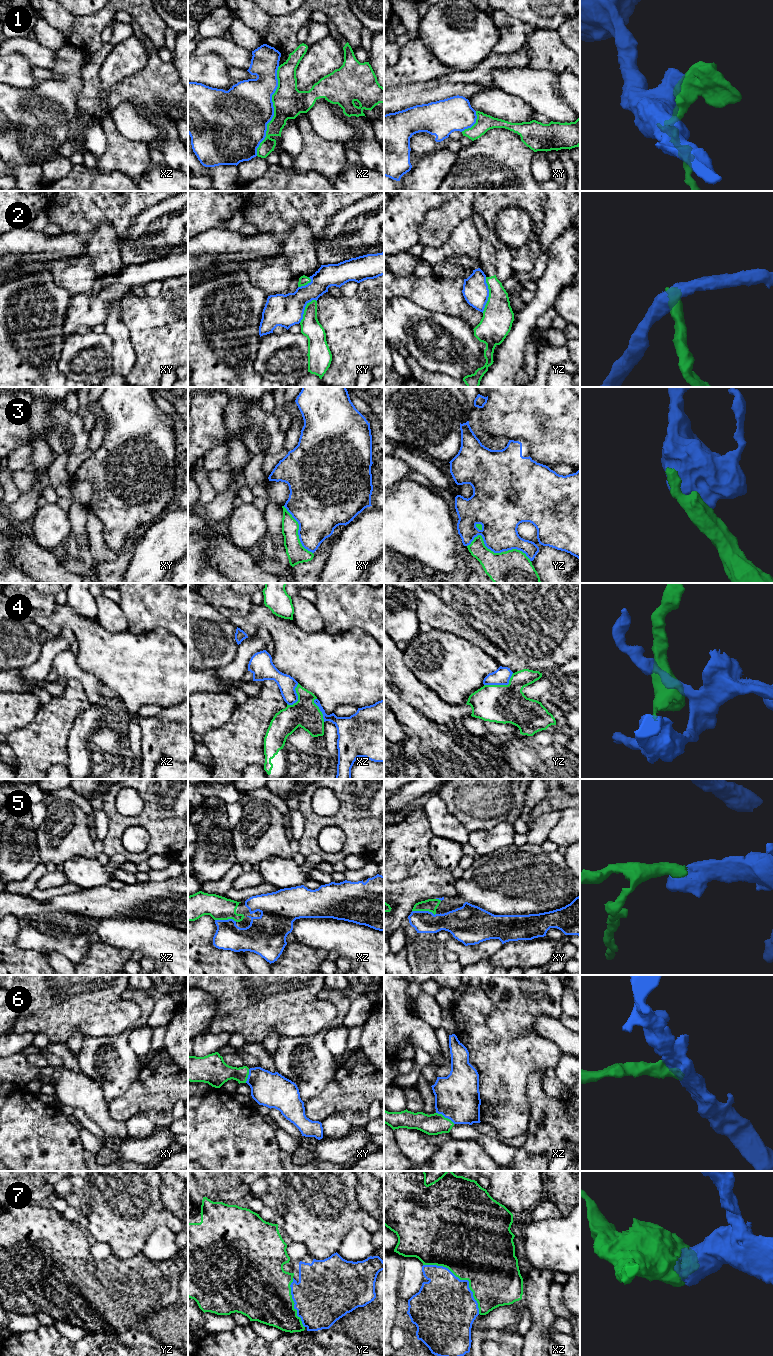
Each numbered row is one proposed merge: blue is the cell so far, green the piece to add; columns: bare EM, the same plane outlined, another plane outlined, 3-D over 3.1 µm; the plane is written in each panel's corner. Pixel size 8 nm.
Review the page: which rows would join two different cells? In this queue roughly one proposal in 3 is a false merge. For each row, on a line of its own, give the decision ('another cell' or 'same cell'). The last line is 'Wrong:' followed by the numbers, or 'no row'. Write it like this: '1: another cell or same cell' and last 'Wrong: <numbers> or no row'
1: another cell
2: another cell
3: another cell
4: another cell
5: same cell
6: same cell
7: same cell
Wrong: 1, 2, 3, 4

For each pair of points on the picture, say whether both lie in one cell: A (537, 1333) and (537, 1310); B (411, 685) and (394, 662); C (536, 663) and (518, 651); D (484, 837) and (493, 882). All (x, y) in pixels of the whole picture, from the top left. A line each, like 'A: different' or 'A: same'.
A: same
B: same
C: same
D: different

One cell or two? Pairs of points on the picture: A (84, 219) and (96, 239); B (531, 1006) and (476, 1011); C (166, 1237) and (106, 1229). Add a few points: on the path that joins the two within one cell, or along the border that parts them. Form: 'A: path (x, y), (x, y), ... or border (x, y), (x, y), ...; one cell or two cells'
A: border (114, 227), (106, 221), (98, 223), (86, 245); two cells
B: border (481, 989), (493, 1005), (487, 1026), (494, 1033); two cells
C: border (172, 1231), (158, 1226), (148, 1236), (140, 1251); two cells

